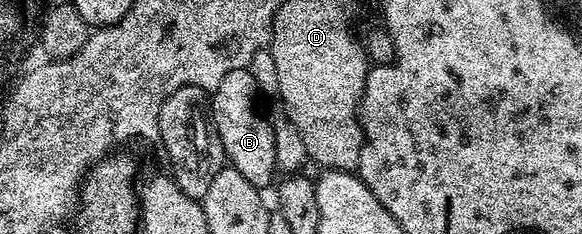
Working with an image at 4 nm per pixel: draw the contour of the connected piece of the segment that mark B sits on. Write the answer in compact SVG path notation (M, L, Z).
M249 68L234 69L222 77L222 81L216 90L210 95L210 114L216 123L216 132L224 146L225 160L250 185L261 189L272 178L275 180L278 170L275 161L275 137L273 120L264 116L260 103L256 100L256 79Z

